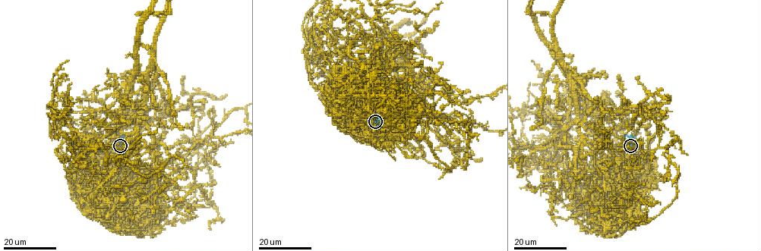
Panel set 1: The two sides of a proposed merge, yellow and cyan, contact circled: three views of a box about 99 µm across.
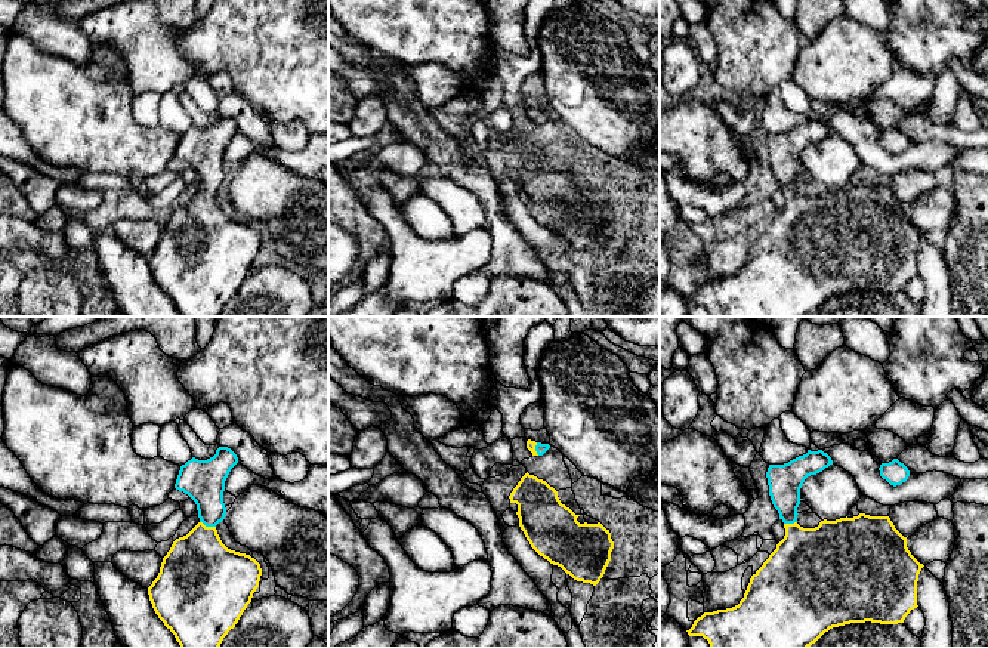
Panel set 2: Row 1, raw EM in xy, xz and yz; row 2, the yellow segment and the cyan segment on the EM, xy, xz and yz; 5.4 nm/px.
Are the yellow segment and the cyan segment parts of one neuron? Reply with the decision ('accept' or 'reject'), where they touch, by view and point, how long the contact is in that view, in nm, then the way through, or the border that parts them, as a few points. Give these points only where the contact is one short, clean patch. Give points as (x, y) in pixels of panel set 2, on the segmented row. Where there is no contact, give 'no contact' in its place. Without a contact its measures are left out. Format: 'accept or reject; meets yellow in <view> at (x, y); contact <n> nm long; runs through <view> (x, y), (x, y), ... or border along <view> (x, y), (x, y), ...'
accept; meets yellow in xy at (207, 527); contact 90 nm long; runs through xy (198, 571), (201, 545), (207, 527), (207, 490), (203, 481)

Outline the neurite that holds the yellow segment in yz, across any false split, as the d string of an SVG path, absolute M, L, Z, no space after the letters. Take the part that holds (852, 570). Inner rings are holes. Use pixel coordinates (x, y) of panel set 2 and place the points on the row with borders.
M822 450L799 456L784 465L769 465L766 478L774 507L784 522L785 536L776 544L763 565L751 576L744 598L738 605L698 617L688 632L689 636L703 636L710 648L809 648L825 632L850 623L904 623L911 610L917 608L917 581L921 568L907 547L904 537L889 516L870 516L859 513L853 518L821 521L815 528L797 524L800 488L811 475L822 472L833 465Z

